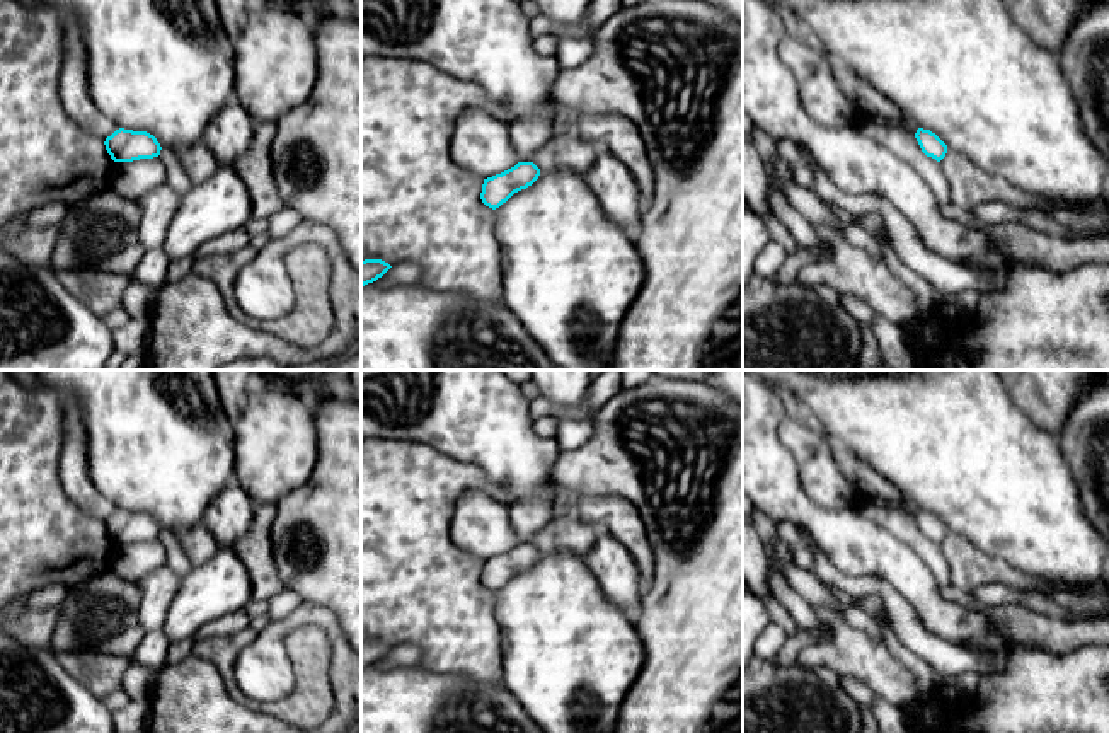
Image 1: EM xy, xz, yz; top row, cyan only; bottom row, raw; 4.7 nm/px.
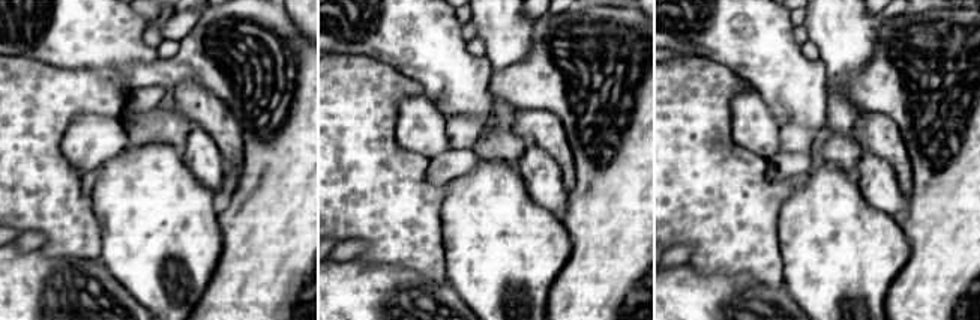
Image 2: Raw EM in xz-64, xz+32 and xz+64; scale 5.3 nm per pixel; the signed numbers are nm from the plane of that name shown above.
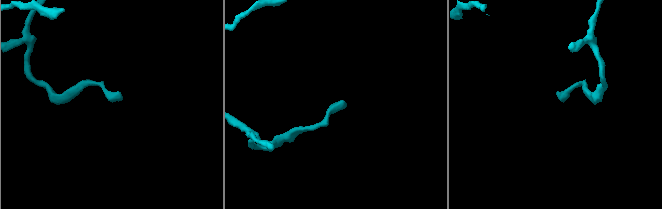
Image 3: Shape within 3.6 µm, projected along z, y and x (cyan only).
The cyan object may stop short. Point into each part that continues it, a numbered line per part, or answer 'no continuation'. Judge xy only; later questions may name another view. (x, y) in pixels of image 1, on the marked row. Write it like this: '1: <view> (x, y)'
no continuation

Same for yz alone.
no continuation

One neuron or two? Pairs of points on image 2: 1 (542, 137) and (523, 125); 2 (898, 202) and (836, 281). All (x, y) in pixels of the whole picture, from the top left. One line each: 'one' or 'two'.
1: one
2: two

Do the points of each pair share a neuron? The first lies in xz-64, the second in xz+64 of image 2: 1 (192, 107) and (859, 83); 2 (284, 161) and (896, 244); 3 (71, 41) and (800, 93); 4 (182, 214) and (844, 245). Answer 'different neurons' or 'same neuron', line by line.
1: different neurons
2: different neurons
3: same neuron
4: same neuron

